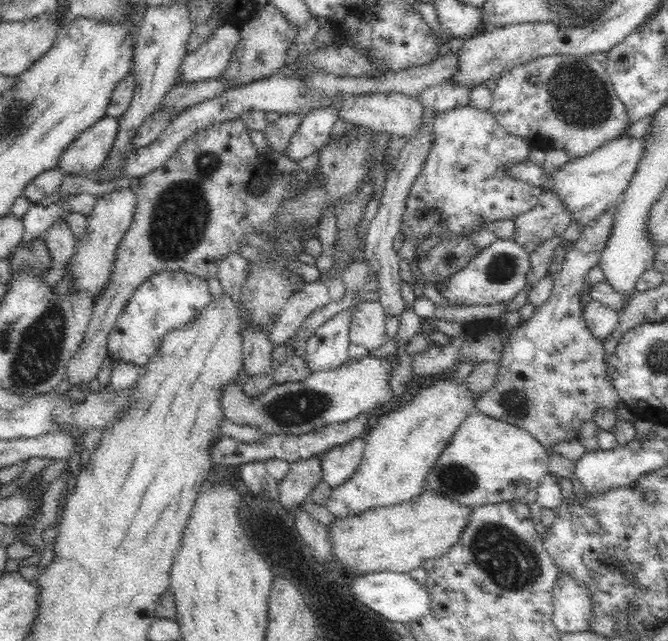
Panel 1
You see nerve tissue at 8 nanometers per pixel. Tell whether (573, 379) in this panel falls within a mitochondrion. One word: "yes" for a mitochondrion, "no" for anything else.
no

